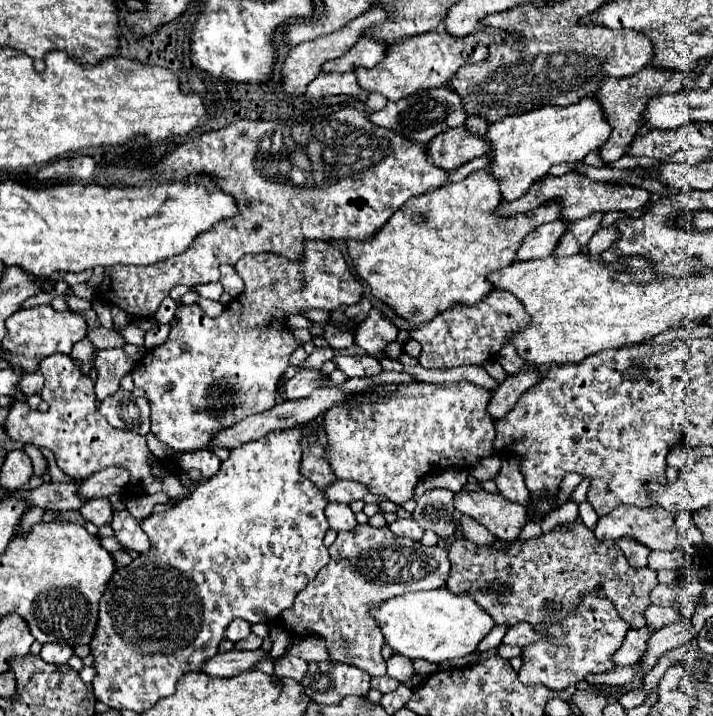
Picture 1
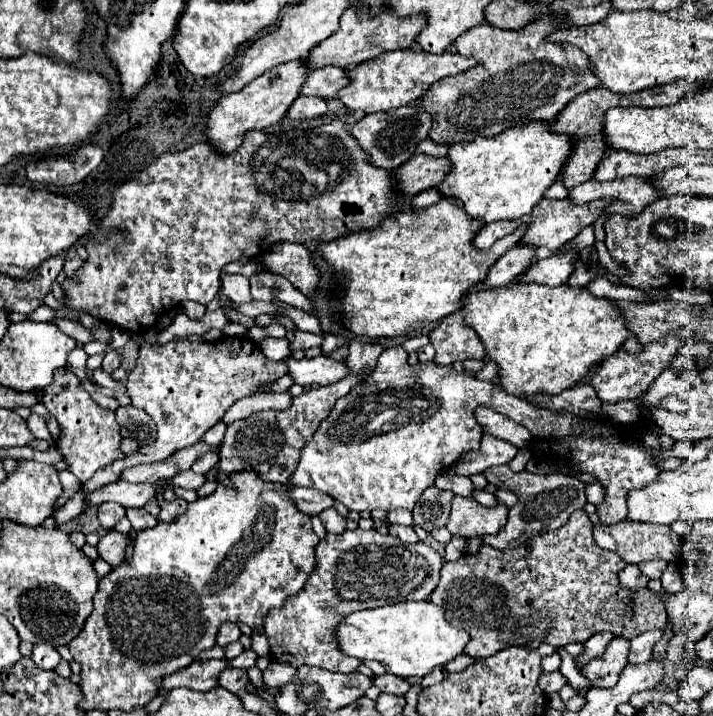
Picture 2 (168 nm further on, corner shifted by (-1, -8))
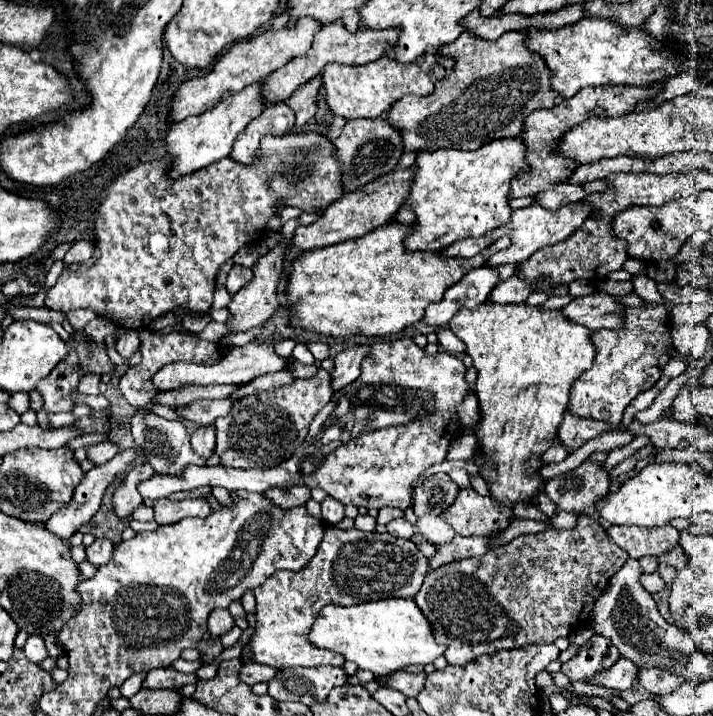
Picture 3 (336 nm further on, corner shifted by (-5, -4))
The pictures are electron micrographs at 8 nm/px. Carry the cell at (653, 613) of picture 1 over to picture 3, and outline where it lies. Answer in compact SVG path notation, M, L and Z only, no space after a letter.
M620 658L614 666L604 670L602 674L598 672L590 682L606 688L616 688L616 690L630 690L634 678L638 674L638 666L630 662L628 658Z

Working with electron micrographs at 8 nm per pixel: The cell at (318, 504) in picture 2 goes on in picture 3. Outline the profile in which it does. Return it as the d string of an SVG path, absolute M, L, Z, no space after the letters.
M292 486L288 490L268 490L266 498L270 498L280 508L294 508L294 506L306 506L310 500L310 488L306 486Z

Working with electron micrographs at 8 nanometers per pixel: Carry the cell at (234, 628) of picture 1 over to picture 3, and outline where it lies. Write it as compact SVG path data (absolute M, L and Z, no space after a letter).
M214 610L208 618L208 632L214 638L220 638L228 634L234 628L234 618L230 616L228 610Z

